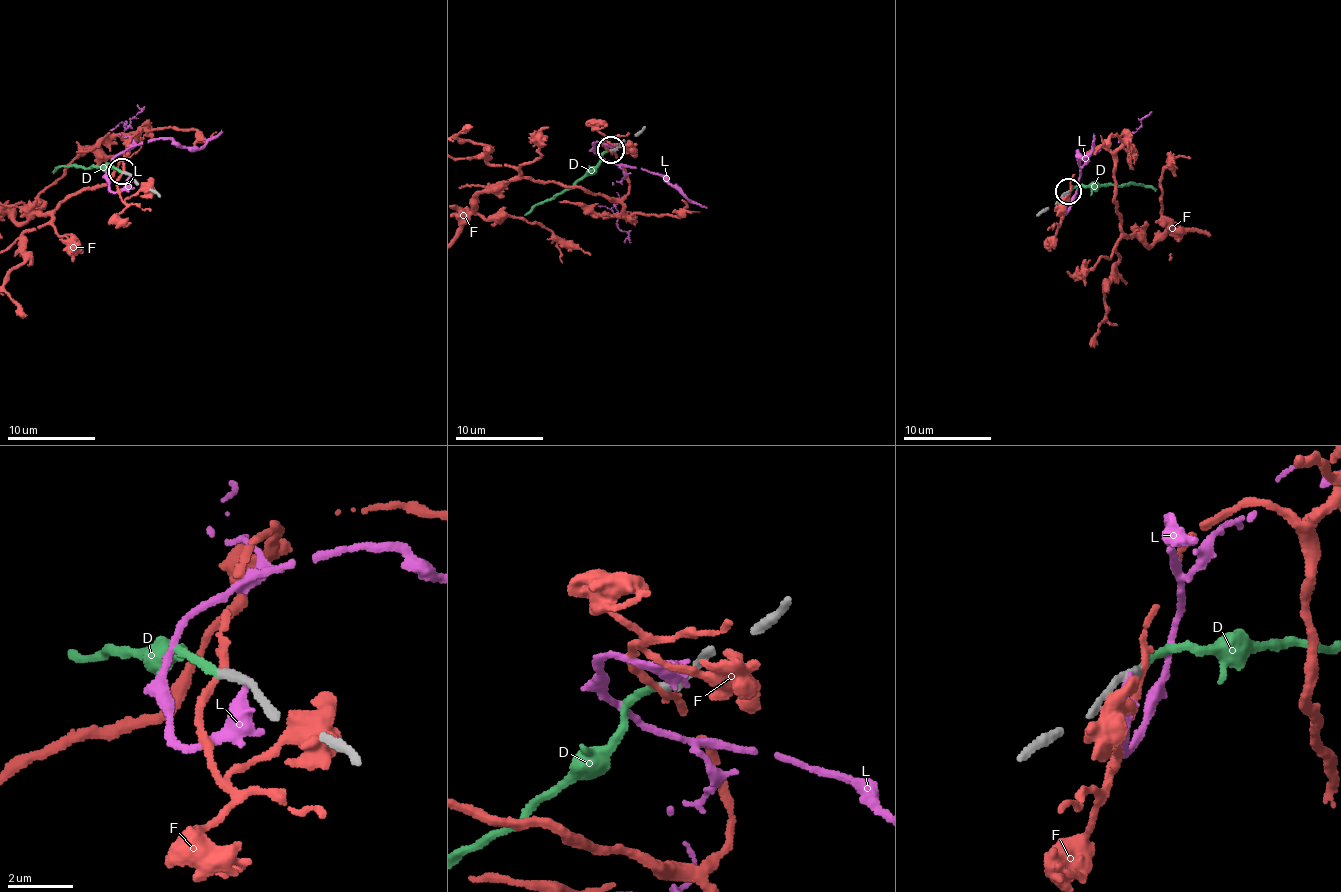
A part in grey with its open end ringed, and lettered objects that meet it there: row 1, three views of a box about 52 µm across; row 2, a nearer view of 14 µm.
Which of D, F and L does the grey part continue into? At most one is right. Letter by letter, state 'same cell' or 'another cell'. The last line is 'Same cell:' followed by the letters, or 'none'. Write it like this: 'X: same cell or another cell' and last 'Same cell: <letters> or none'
D: same cell
F: another cell
L: another cell
Same cell: D

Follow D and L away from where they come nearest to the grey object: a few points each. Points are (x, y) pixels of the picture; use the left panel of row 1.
D: (122, 172), (112, 166), (62, 165), (52, 172)
L: (128, 174), (128, 182), (112, 191), (108, 164), (133, 141), (119, 132), (140, 111), (137, 104)

